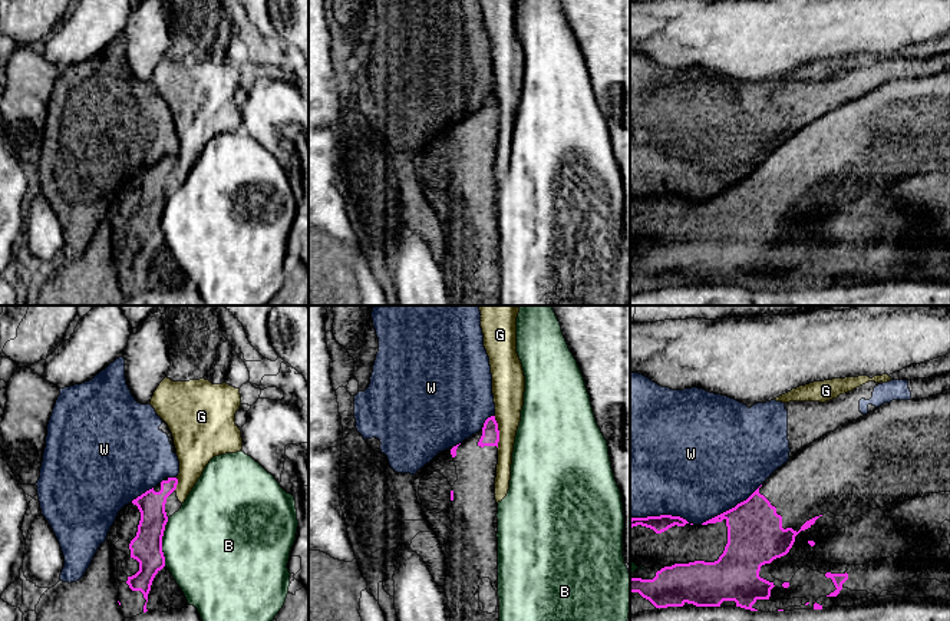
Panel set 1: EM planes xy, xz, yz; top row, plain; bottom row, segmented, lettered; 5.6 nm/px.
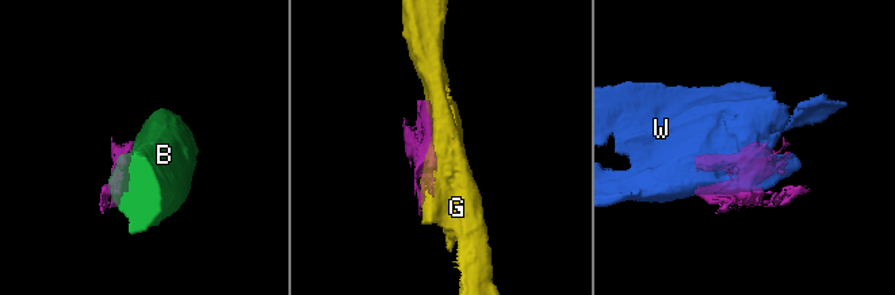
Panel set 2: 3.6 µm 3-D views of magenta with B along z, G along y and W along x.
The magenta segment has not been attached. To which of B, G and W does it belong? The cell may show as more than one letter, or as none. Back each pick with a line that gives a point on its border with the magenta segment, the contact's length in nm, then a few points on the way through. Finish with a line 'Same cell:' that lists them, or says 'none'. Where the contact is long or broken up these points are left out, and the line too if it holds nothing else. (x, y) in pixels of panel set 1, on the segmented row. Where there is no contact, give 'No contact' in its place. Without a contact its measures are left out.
Same cell: none

